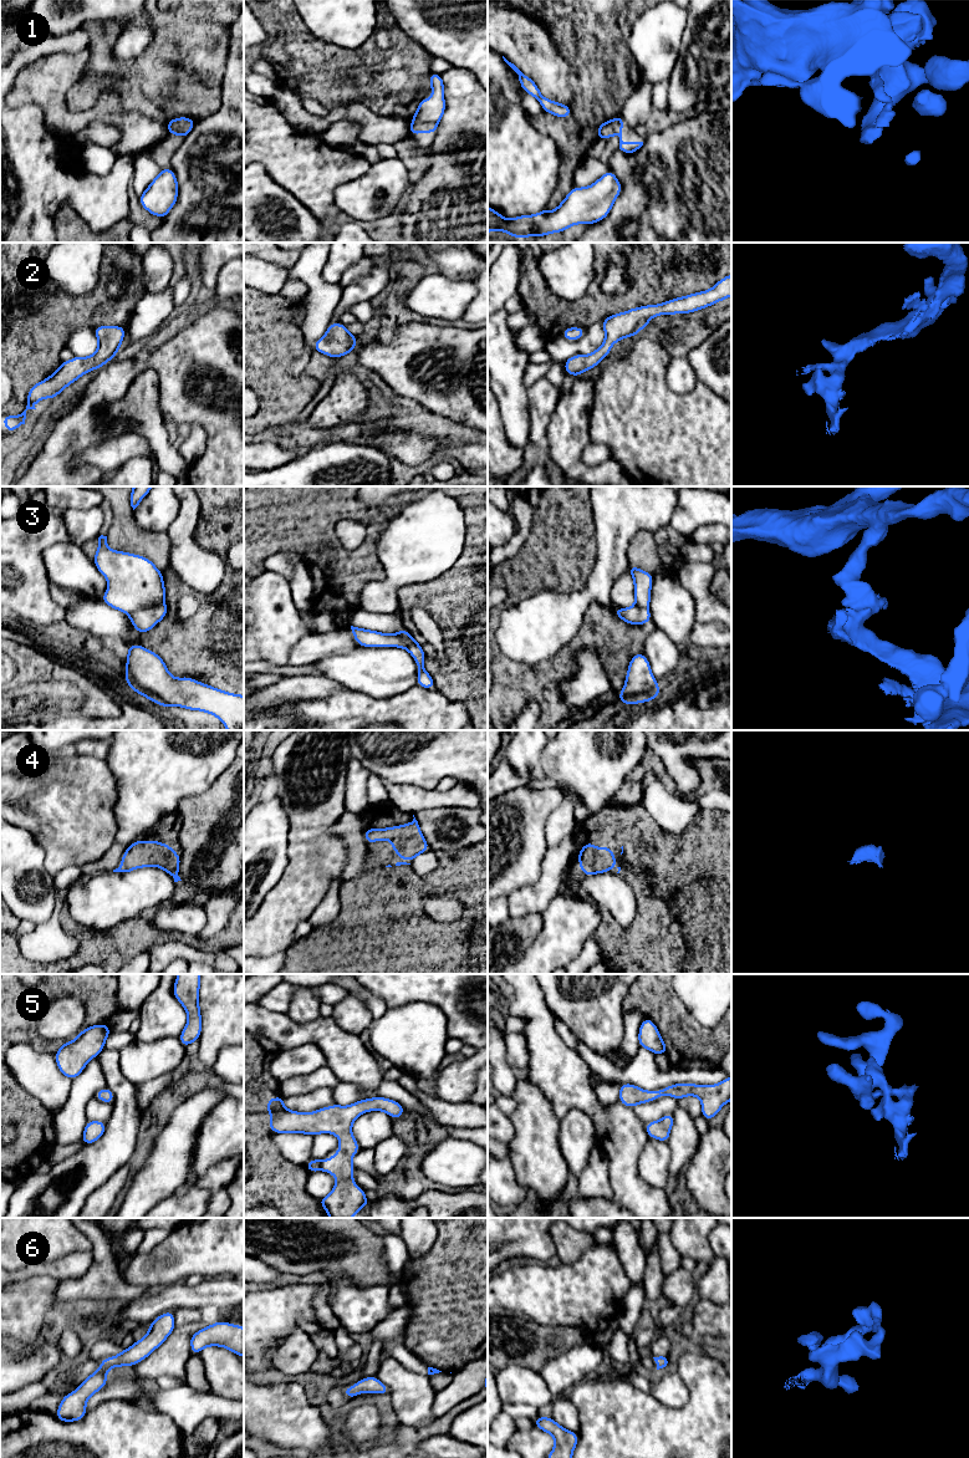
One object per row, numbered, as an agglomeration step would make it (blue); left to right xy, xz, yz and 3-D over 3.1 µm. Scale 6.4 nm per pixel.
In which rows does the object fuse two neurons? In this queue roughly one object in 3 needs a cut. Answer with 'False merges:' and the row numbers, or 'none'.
False merges: 1, 3

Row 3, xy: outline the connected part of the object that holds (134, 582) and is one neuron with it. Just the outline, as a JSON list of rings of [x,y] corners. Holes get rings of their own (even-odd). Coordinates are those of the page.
[[[101,535],[93,562],[108,581],[101,600],[109,607],[129,615],[164,603],[163,573],[149,559],[114,551],[107,546],[107,536]]]

